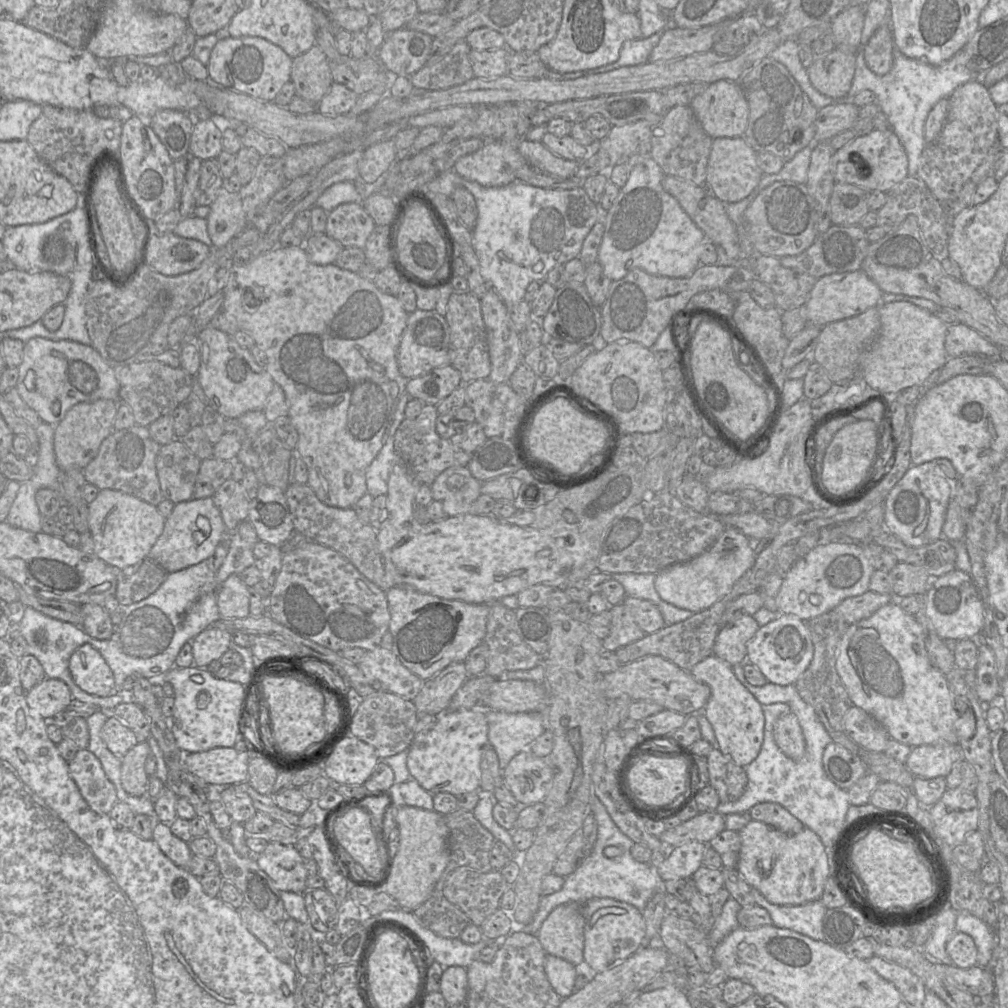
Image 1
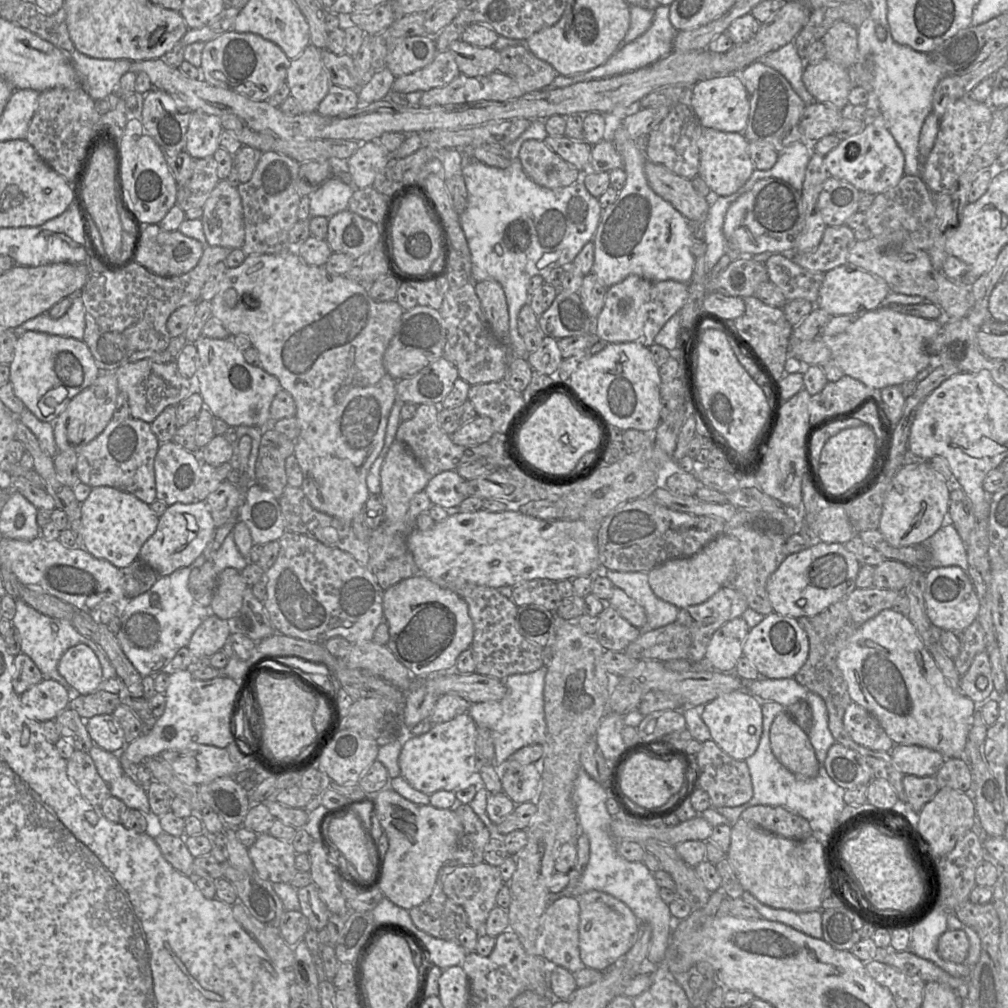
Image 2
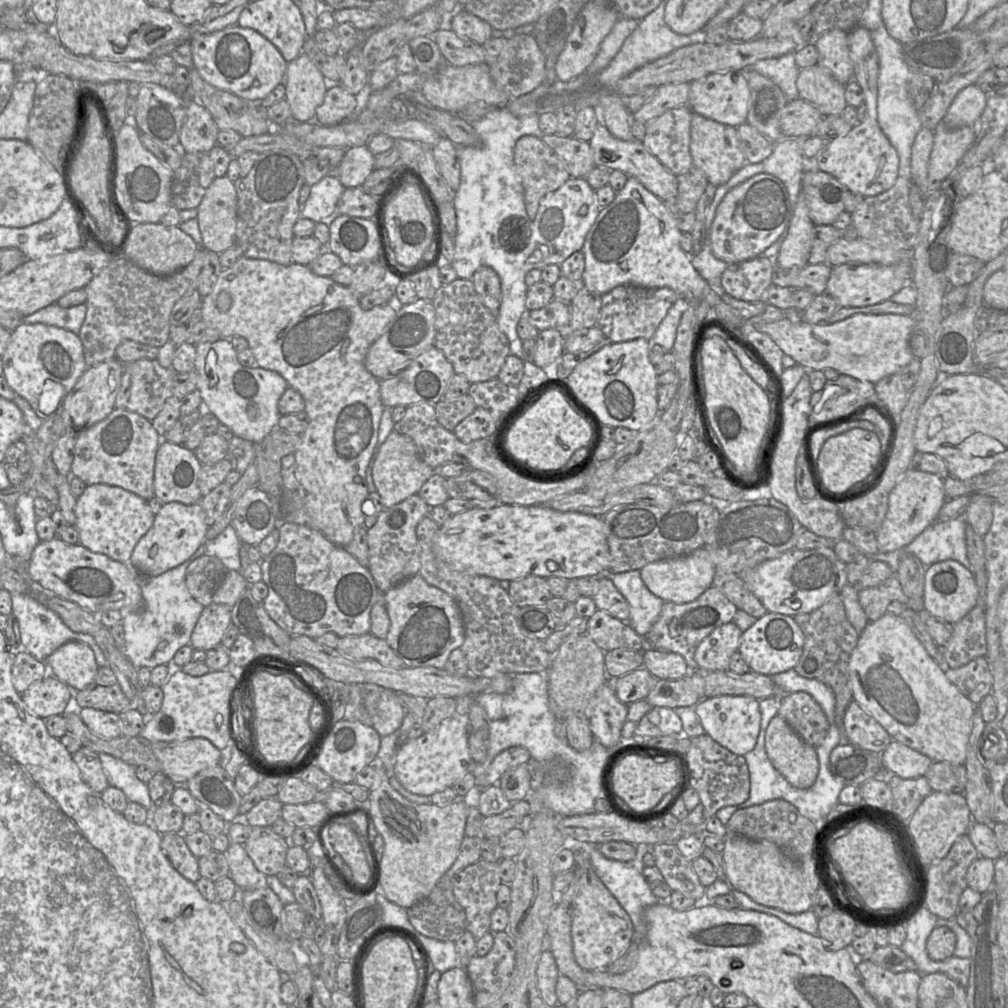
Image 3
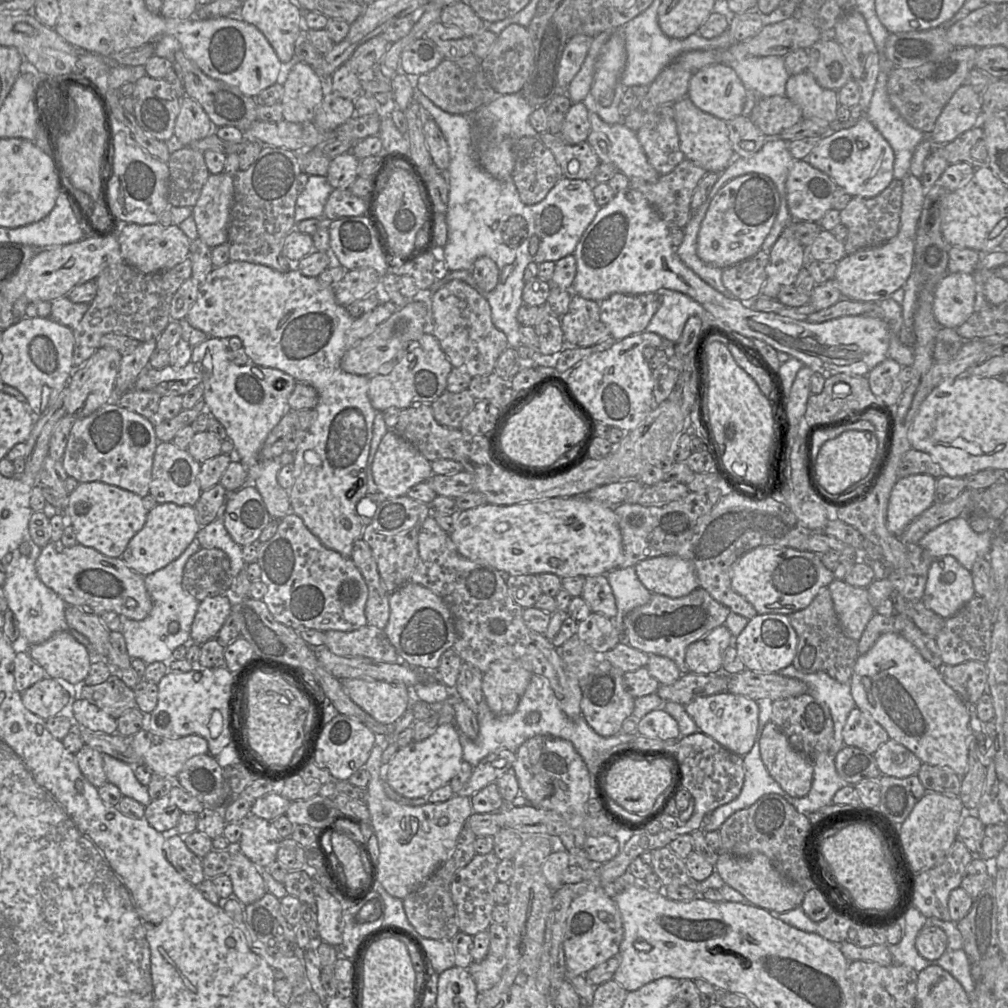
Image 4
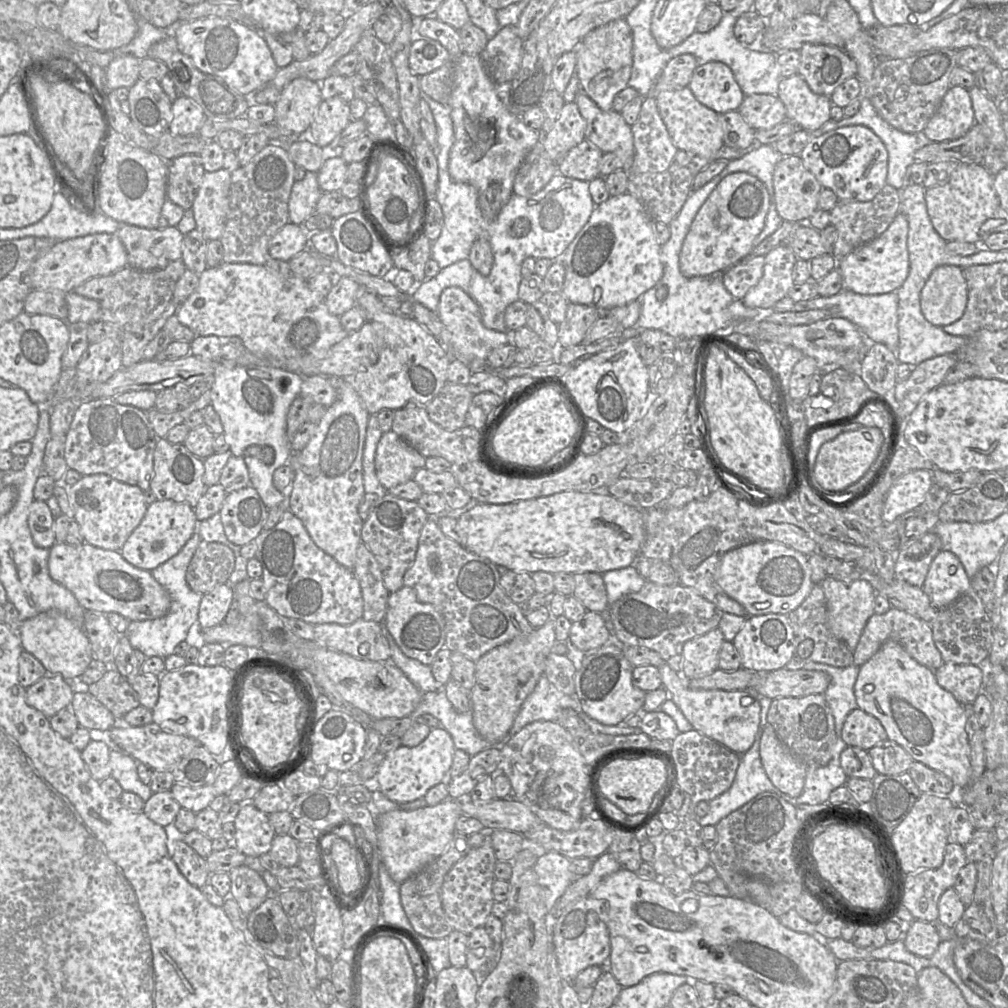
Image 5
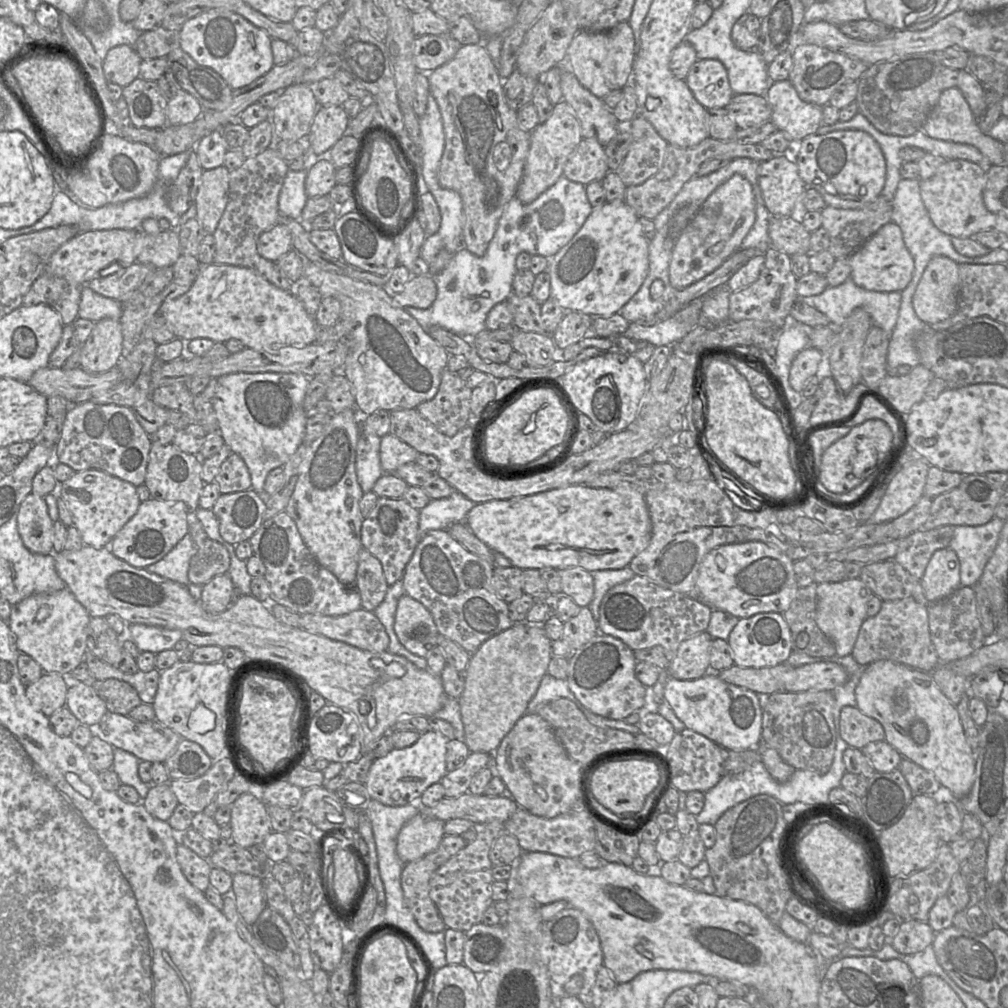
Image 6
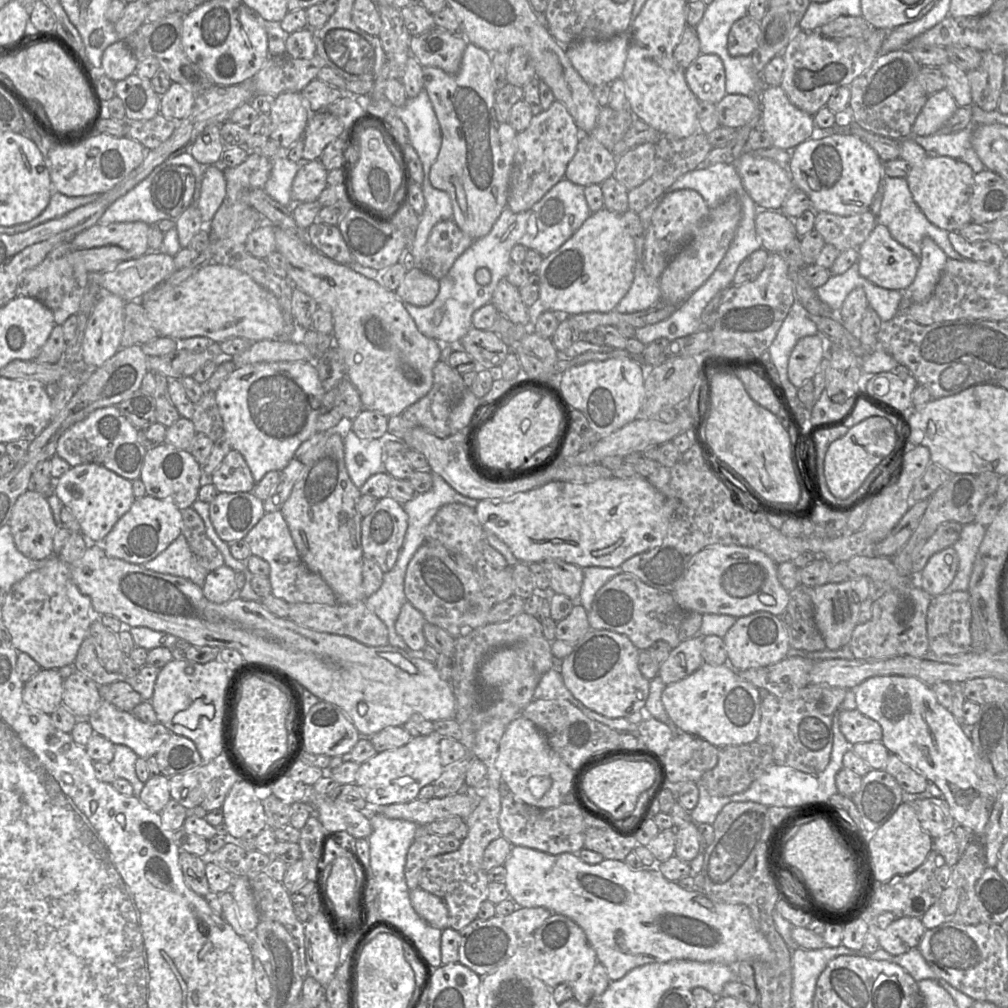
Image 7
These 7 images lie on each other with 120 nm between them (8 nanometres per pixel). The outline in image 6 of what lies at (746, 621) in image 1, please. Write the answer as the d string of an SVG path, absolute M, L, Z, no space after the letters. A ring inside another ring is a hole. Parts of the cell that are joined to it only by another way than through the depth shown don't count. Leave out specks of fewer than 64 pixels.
M705 630L682 641L667 667L669 676L679 680L692 680L708 673L712 640Z

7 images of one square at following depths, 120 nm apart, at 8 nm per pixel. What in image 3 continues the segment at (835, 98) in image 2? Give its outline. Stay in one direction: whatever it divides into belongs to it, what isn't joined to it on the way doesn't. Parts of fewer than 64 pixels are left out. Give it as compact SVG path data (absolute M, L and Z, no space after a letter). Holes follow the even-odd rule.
M819 65L800 69L796 80L799 98L816 107L823 116L839 116L847 106L845 84L838 82L828 70Z

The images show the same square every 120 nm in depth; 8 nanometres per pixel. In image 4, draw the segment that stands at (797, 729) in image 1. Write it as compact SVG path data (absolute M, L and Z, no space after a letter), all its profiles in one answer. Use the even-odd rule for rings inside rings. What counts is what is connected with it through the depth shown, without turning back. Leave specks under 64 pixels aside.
M772 721L762 732L760 755L770 775L790 796L799 798L808 794L813 780L813 759L797 751Z

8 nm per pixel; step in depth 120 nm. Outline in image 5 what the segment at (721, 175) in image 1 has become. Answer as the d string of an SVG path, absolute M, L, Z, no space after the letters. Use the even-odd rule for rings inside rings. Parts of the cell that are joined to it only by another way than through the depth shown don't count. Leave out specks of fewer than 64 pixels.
M689 87L659 92L655 95L655 100L659 114L678 150L711 158L724 146L719 114L698 102Z

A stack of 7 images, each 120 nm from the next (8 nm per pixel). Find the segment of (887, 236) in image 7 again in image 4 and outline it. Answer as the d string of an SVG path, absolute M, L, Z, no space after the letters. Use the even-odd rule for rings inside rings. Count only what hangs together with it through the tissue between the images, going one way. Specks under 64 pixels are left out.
M911 173L902 178L902 204L899 231L891 240L877 247L847 254L836 263L834 280L842 297L860 302L878 302L903 288L914 269L916 231L925 197L921 181Z

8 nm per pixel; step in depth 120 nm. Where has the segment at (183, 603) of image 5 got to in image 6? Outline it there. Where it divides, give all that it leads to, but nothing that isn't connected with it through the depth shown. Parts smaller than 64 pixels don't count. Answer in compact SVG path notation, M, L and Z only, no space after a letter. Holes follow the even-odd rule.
M187 533L168 554L146 569L148 572L185 585L192 597L200 601L203 585L193 584L188 579L192 554L193 539ZM139 623L127 625L127 637L130 637L138 649L158 654L164 650L173 649L175 643L183 639L178 629L167 629Z

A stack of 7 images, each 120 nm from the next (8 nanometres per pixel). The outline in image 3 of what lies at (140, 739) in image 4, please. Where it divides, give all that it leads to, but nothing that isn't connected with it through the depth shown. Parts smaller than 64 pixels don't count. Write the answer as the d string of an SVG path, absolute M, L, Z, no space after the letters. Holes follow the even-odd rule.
M200 737L155 741L151 748L161 764L161 772L176 785L185 785L198 772L219 765L221 760L221 750Z

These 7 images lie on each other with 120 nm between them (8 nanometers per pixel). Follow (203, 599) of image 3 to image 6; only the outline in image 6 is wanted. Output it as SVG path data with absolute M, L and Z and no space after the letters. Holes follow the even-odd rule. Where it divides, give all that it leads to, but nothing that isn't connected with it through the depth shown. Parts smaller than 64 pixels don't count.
M188 513L188 533L193 539L193 554L188 579L193 584L205 585L213 577L228 572L228 550L205 532L195 513Z

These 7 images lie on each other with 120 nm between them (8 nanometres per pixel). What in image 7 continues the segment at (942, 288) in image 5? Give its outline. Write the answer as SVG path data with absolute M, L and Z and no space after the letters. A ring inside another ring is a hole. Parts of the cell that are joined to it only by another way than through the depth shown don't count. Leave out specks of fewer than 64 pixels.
M930 237L922 240L922 255L916 277L903 291L905 303L922 303L933 294L948 256Z

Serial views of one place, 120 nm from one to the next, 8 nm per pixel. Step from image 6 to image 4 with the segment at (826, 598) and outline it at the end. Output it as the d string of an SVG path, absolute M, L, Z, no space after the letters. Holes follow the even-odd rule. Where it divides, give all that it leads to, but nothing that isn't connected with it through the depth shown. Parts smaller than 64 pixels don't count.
M833 580L827 588L843 633L858 641L875 613L867 588L855 587L842 580Z

